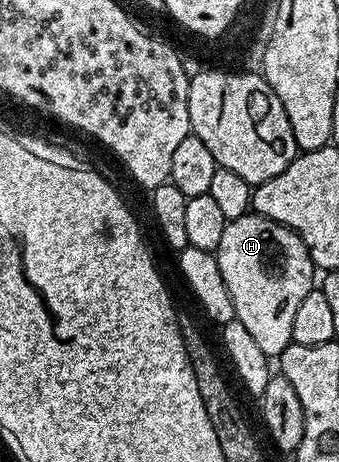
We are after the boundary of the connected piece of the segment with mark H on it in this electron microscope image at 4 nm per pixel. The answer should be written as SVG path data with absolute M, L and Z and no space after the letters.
M248 214L227 222L225 234L221 234L217 255L221 278L225 278L225 286L233 298L235 319L241 322L241 326L245 326L245 330L249 330L251 337L257 341L257 346L261 346L268 358L278 358L291 344L293 317L297 315L297 309L305 294L312 292L317 284L317 269L311 261L305 242L301 242L299 235L283 224L258 214Z

